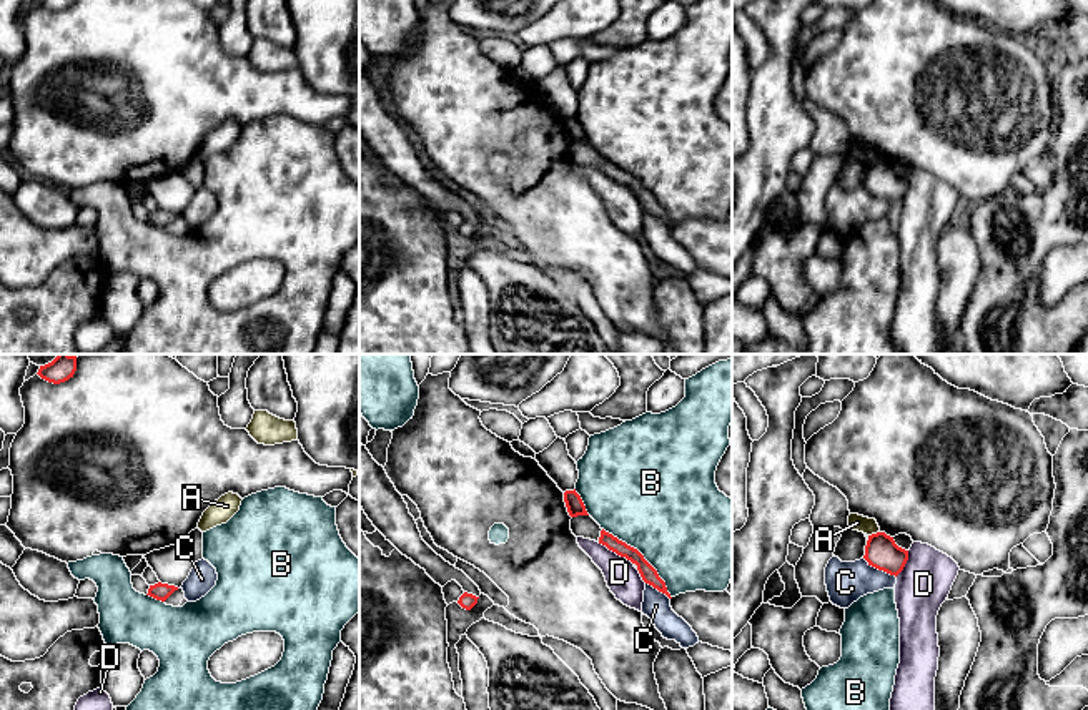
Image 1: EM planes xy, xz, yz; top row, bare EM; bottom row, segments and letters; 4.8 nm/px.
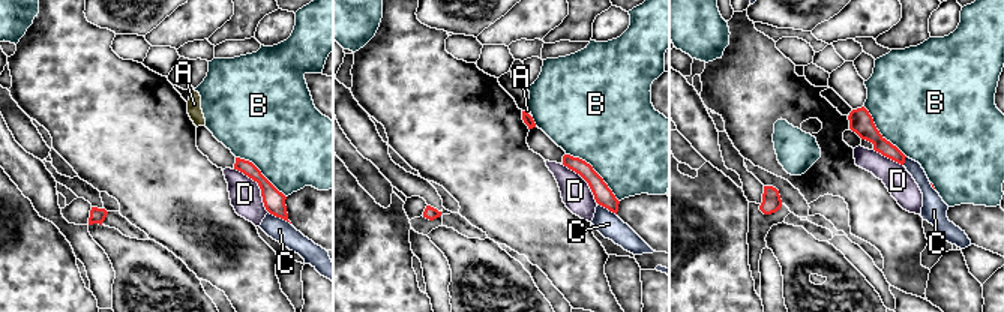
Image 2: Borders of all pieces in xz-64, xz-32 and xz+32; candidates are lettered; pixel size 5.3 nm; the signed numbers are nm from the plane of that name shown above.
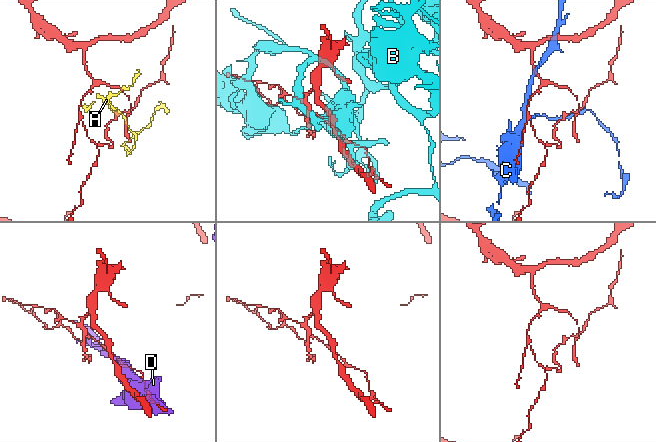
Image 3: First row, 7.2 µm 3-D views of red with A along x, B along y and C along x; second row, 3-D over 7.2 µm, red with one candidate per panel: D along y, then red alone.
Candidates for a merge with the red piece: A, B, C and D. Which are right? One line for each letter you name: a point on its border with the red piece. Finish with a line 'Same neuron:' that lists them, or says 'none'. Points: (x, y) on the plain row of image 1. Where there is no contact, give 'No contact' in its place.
Same neuron: none

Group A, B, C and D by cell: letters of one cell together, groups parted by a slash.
A / B / C / D

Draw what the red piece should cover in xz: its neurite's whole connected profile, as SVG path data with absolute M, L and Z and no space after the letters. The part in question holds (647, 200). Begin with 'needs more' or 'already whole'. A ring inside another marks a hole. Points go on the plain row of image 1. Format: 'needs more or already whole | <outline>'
already whole | M604 156L601 158L599 171L635 191L645 211L652 213L654 216L672 226L667 219L665 210L659 205L657 198L644 186L644 183L637 176L627 173Z

